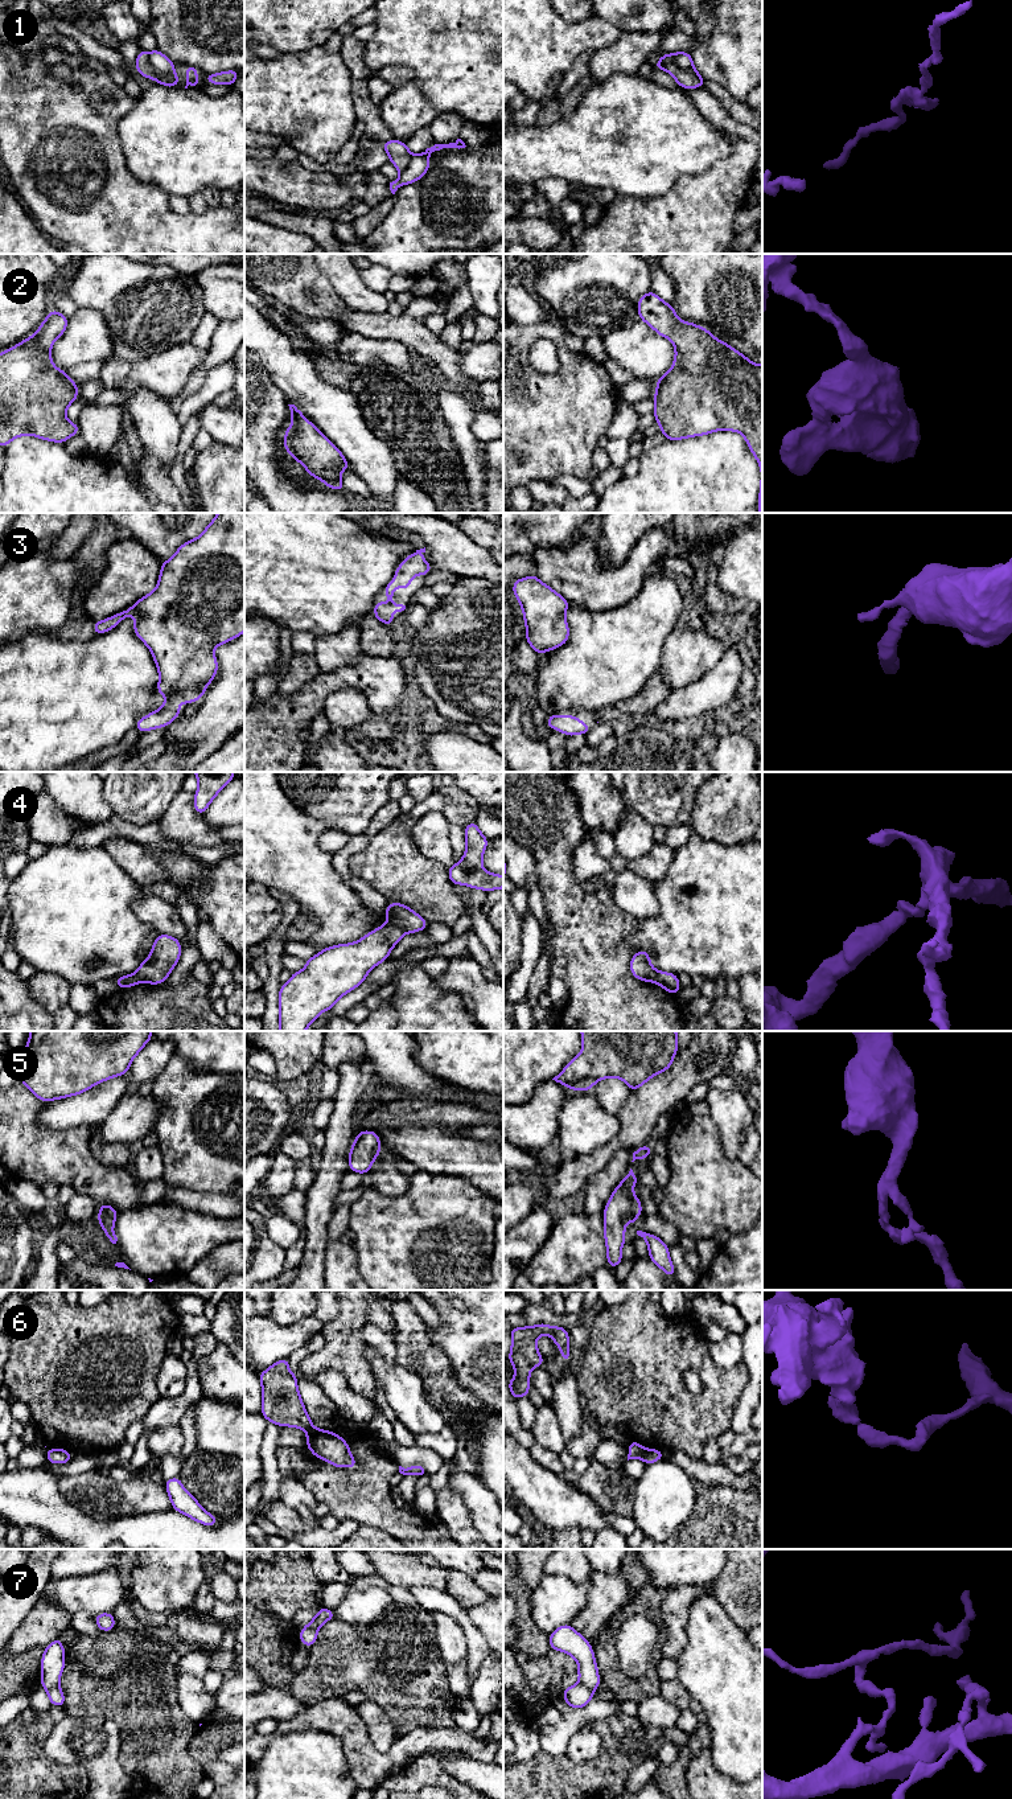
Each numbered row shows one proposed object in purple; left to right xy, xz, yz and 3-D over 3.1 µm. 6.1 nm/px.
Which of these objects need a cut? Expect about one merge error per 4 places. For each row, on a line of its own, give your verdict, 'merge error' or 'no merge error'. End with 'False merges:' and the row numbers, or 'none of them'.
1: merge error
2: no merge error
3: no merge error
4: merge error
5: no merge error
6: merge error
7: merge error
False merges: 1, 4, 6, 7

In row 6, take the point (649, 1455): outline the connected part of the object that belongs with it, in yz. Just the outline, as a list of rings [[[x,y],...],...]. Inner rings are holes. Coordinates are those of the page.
[[[643,1449],[643,1451],[641,1454],[641,1459],[646,1465],[651,1465],[651,1463],[659,1461],[663,1457],[666,1457],[666,1454],[659,1451],[659,1450],[657,1450],[657,1449]]]

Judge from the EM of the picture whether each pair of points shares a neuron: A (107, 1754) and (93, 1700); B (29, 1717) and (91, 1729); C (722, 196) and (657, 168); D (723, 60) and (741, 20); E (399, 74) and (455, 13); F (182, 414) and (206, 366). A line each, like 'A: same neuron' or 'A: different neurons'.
A: different neurons
B: different neurons
C: different neurons
D: same neuron
E: different neurons
F: different neurons

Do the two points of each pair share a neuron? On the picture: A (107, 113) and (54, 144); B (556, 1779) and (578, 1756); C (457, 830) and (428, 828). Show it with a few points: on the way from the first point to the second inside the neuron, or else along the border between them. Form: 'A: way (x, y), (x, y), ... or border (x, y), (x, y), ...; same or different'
A: way (94, 113), (86, 113), (68, 131); same
B: border (600, 1746), (584, 1762), (574, 1763), (566, 1756); different
C: border (449, 824), (449, 842), (457, 859); different

